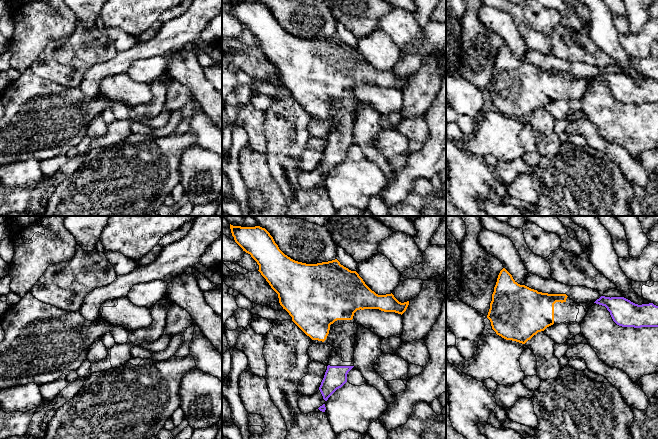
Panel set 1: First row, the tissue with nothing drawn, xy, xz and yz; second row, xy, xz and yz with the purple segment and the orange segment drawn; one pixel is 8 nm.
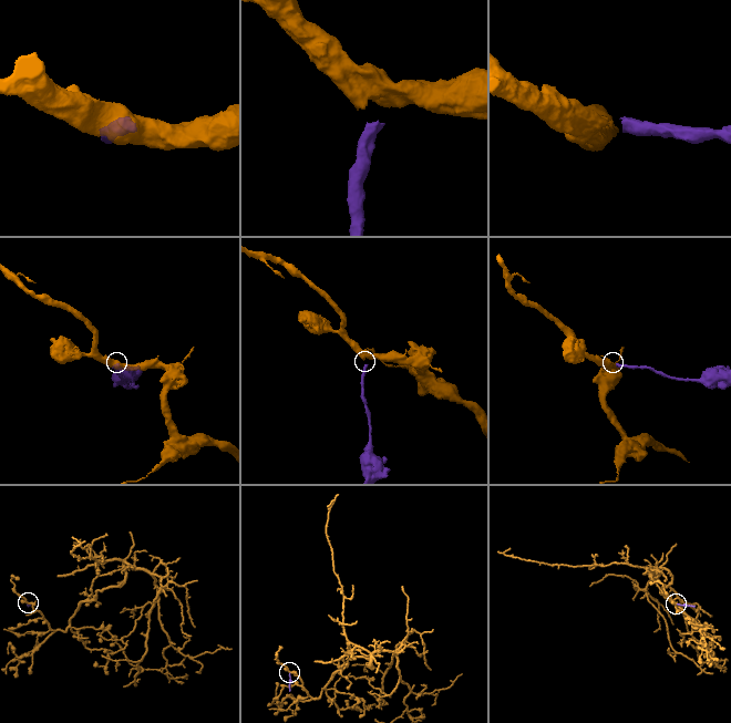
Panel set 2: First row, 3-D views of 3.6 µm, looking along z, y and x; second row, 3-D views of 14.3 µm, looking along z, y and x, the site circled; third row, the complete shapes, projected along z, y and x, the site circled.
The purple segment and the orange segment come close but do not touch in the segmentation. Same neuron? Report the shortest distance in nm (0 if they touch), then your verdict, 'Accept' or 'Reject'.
Distance 200 nm. Accept

